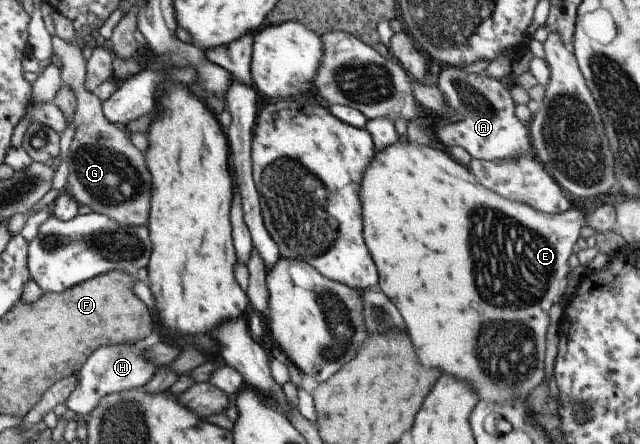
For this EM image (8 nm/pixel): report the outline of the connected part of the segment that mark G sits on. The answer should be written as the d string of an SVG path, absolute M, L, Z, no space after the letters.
M55 35L51 38L51 51L59 57L57 69L62 85L69 87L75 95L72 119L74 135L64 158L68 169L62 190L68 192L79 206L87 205L92 212L107 215L117 223L145 226L151 181L143 163L143 155L129 141L129 132L105 119L100 109L100 99L83 87L86 61L81 55L81 48Z

